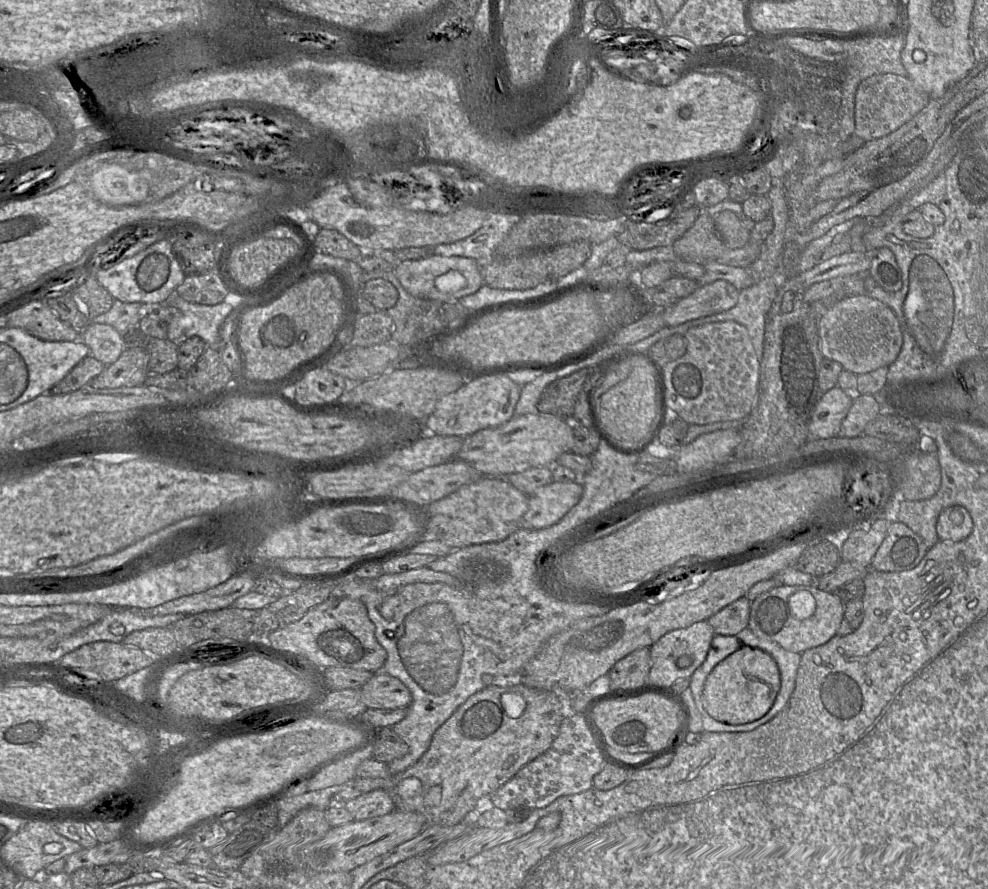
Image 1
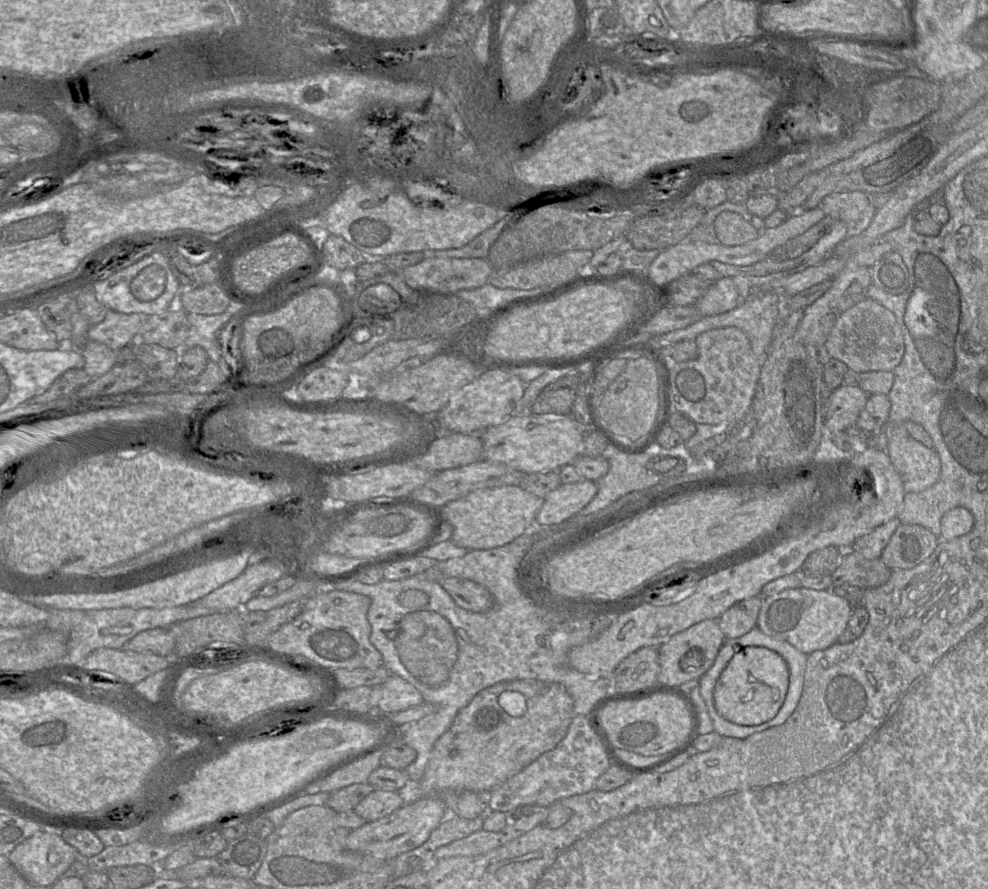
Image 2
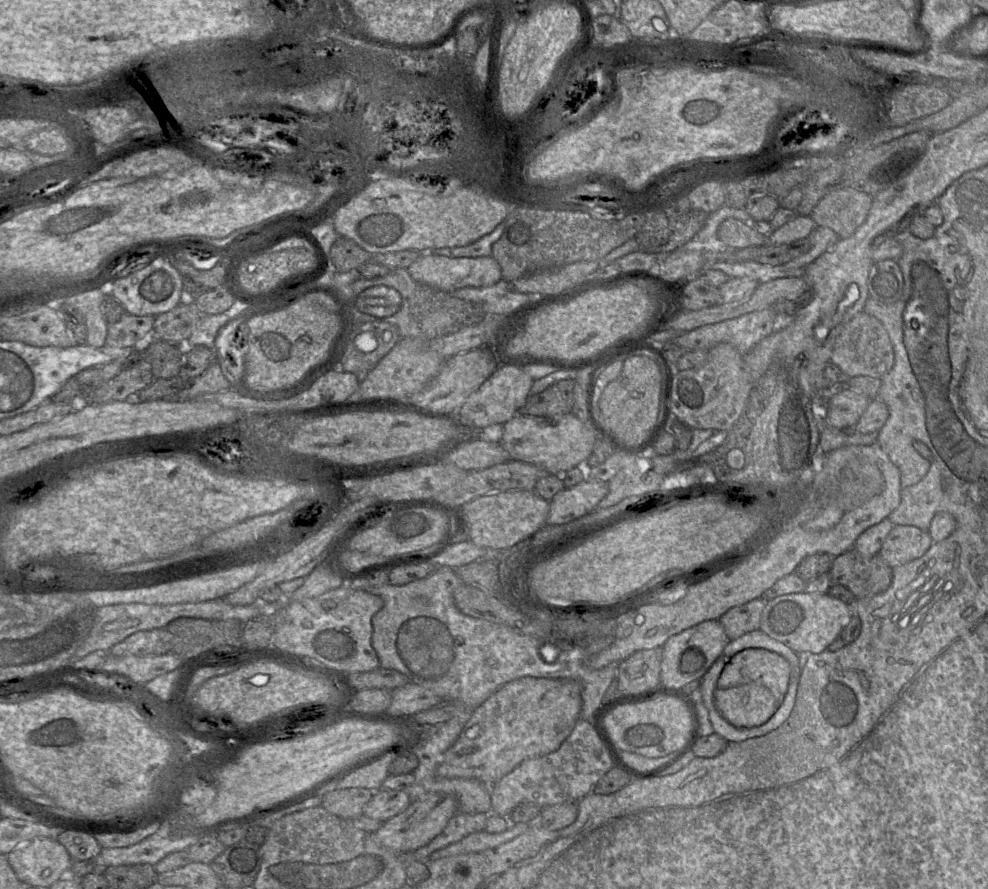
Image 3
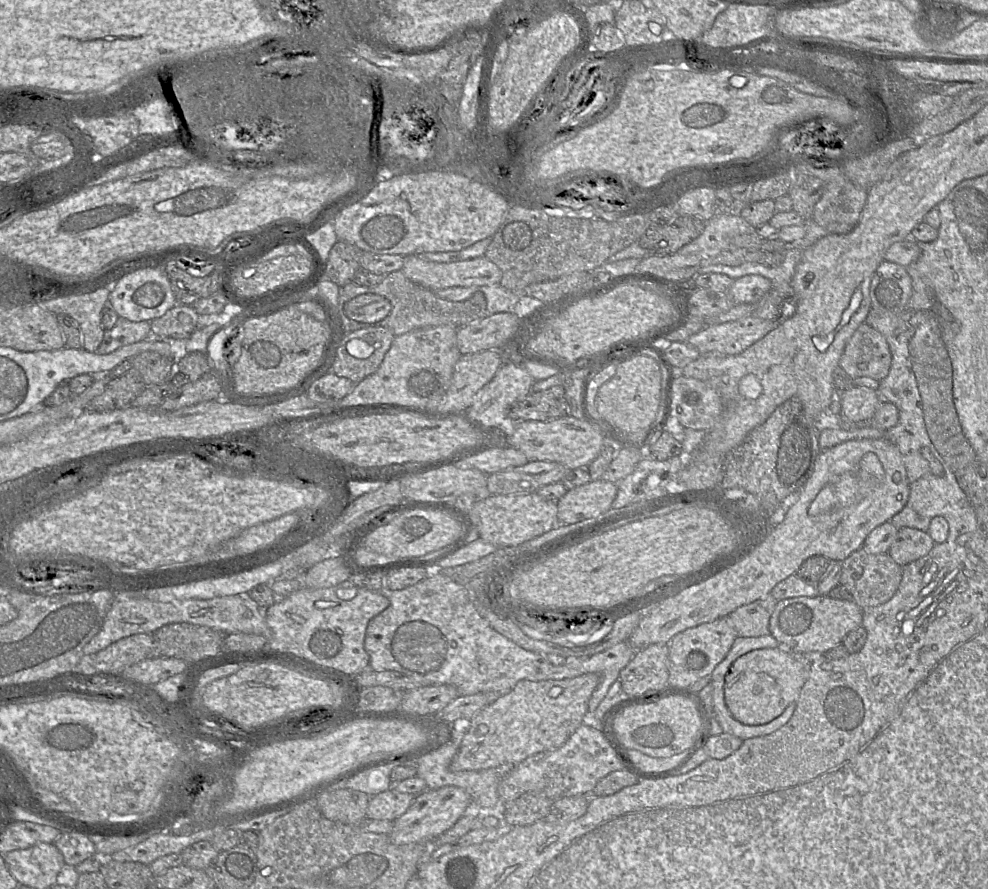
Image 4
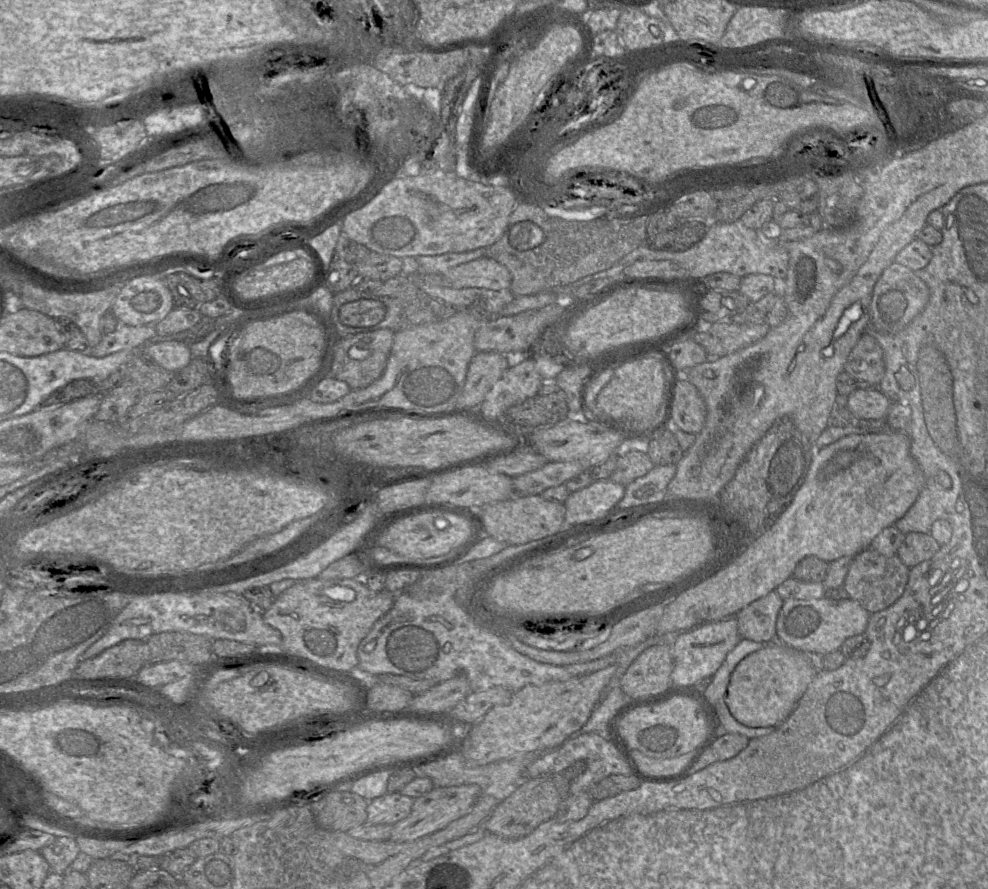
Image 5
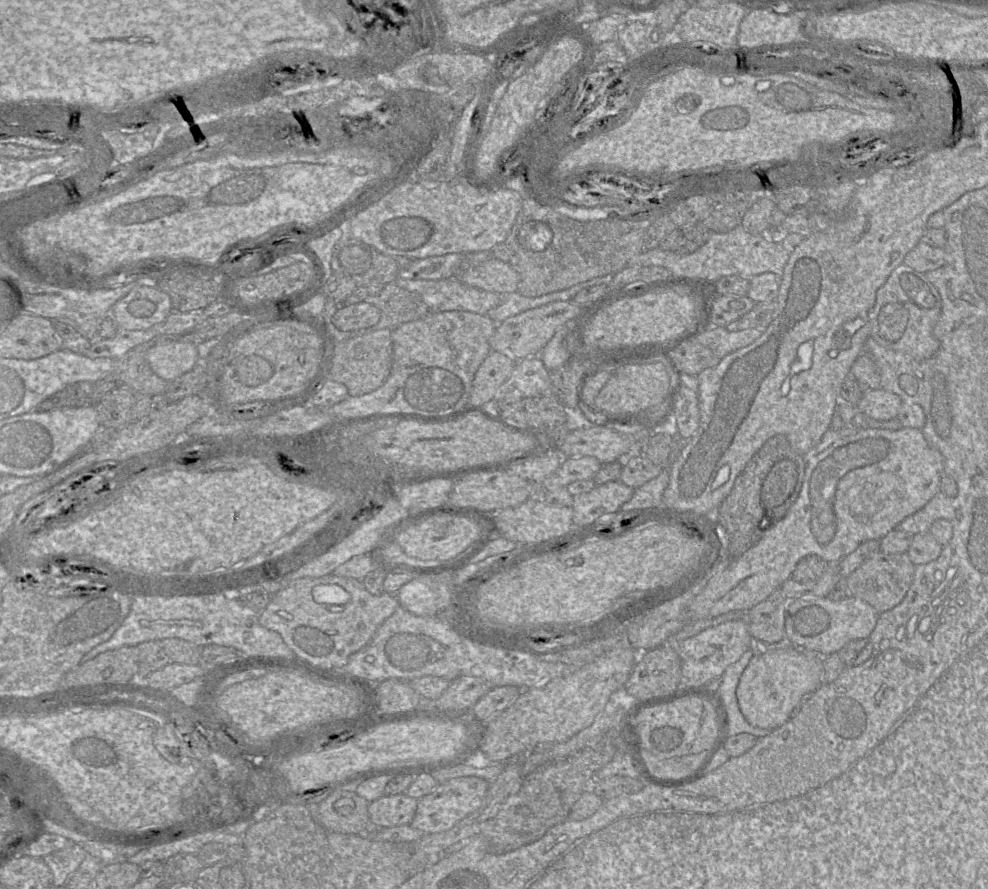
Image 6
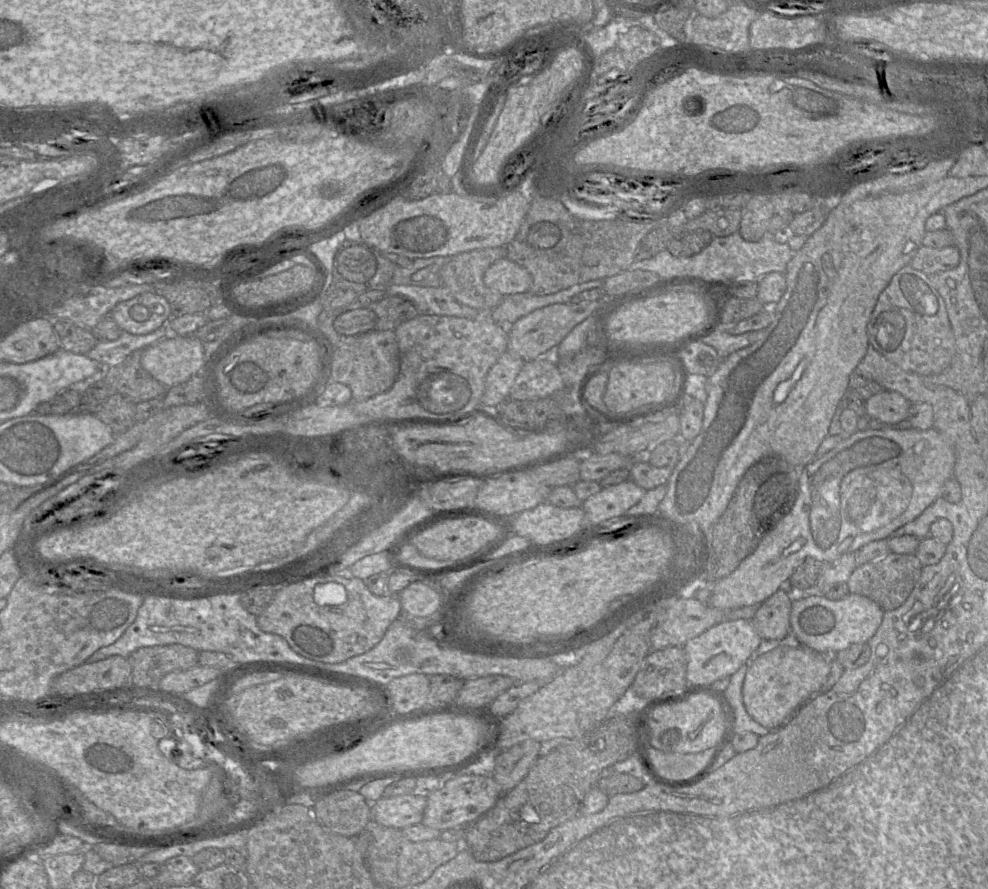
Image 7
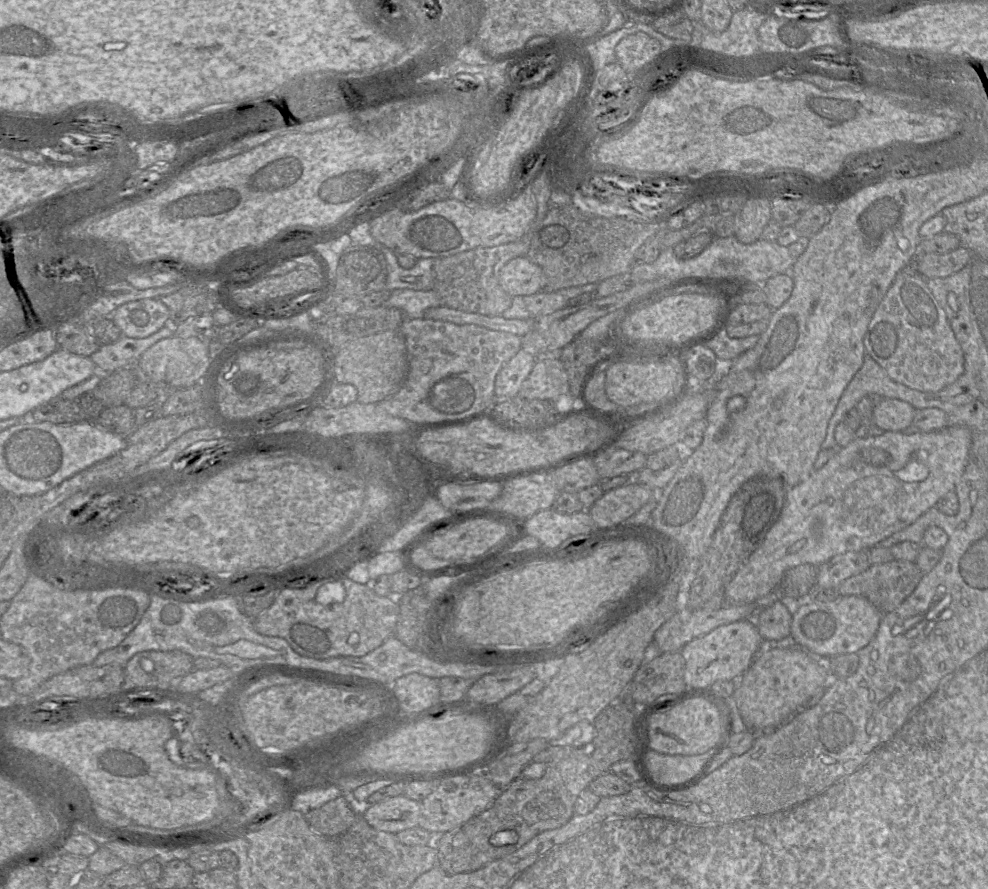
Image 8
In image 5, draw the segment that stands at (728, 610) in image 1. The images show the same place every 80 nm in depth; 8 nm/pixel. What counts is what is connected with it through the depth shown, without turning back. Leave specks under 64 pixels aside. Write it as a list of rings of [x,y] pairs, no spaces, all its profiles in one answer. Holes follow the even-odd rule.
[[[776,590],[761,597],[736,615],[741,638],[771,642],[777,638],[776,622],[784,600]]]

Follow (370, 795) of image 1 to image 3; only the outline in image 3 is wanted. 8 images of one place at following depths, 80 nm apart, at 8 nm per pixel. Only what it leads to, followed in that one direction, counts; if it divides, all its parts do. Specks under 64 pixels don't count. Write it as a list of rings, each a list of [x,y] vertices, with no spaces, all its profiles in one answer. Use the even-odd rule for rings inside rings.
[[[380,789],[364,806],[363,815],[371,819],[386,822],[405,811],[411,804],[411,797],[404,791]]]

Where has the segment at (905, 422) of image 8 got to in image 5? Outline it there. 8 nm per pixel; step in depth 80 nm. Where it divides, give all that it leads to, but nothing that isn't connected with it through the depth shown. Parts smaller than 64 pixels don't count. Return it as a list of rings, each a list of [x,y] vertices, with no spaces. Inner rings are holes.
[[[878,387],[857,388],[847,396],[846,408],[860,420],[885,420],[891,404]]]

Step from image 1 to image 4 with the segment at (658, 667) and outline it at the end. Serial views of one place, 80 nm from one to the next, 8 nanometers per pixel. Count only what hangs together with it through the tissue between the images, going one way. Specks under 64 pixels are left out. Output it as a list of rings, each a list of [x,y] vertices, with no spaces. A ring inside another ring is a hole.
[[[728,616],[710,623],[700,624],[676,634],[668,643],[668,684],[690,687],[705,676],[711,676],[715,667],[730,651],[737,636],[737,632]]]

